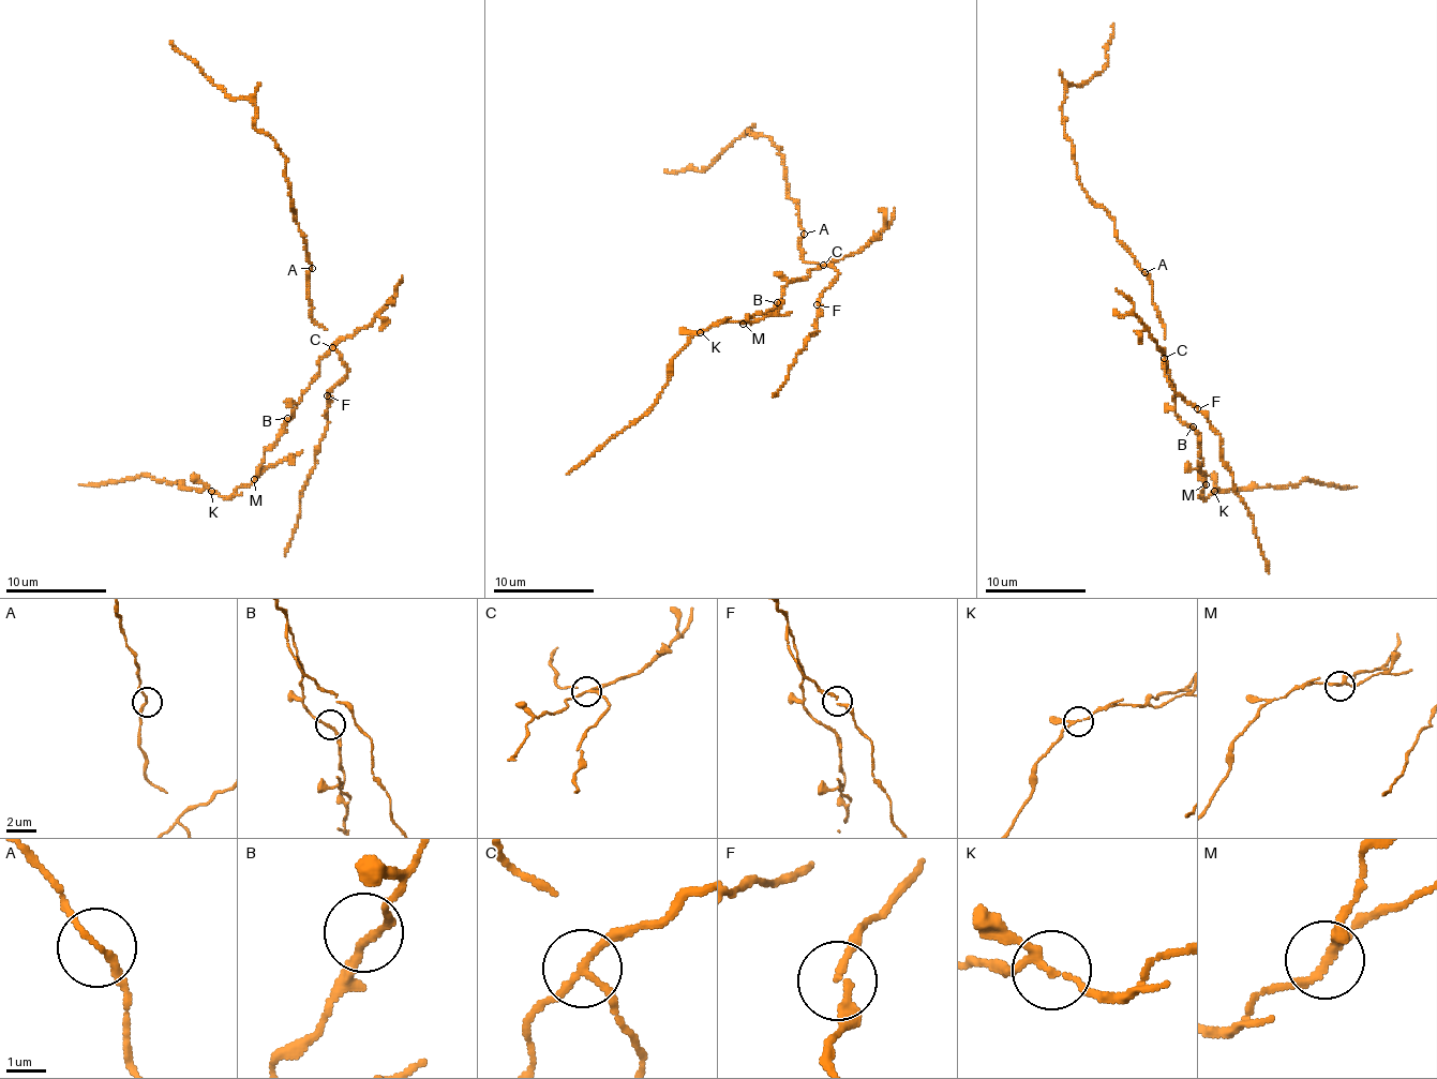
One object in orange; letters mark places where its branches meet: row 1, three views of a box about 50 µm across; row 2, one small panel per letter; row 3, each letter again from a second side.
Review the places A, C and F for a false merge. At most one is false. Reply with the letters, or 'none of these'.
C

